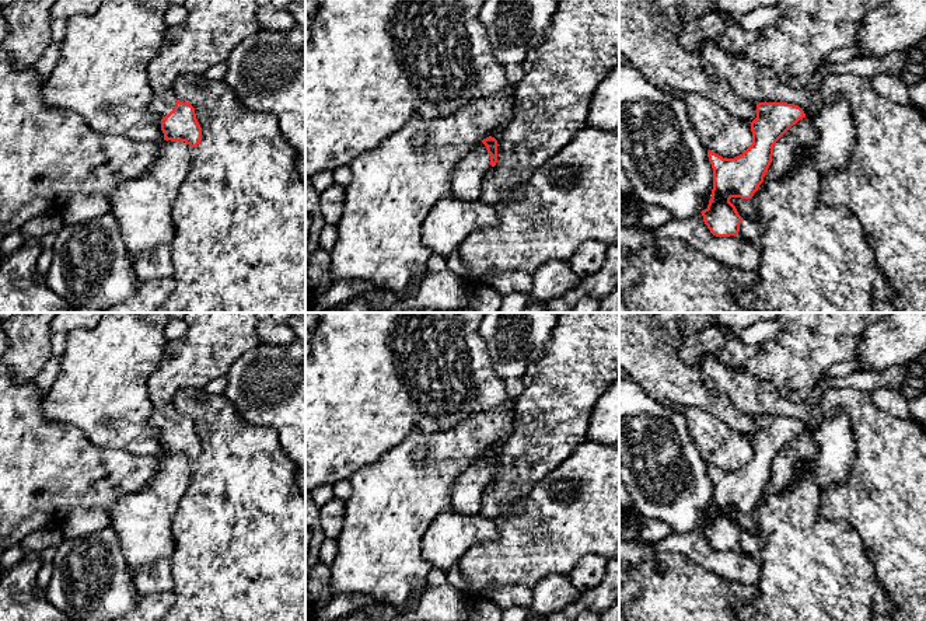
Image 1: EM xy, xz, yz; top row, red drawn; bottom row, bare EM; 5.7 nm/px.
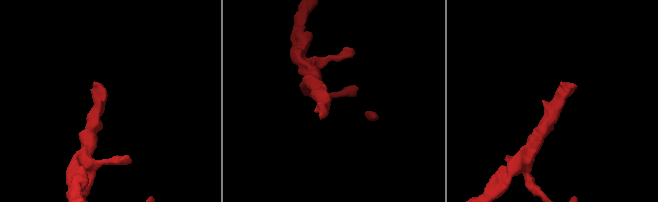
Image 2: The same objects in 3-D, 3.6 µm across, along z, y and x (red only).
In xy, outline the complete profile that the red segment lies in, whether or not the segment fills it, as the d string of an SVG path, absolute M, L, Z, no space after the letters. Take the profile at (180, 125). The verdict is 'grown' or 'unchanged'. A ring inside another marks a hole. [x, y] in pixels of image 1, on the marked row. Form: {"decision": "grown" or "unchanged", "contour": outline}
{"decision": "grown", "contour": "M186 0L188 17L181 25L170 27L161 49L147 66L153 98L148 109L161 118L164 140L185 142L192 149L202 140L202 128L195 108L175 98L172 84L185 74L205 74L212 66L224 63L234 48L261 27L256 20L256 0Z"}

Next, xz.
{"decision": "grown", "contour": "M492 136L476 144L452 172L451 195L469 202L479 200L489 171L497 163L497 140Z"}

